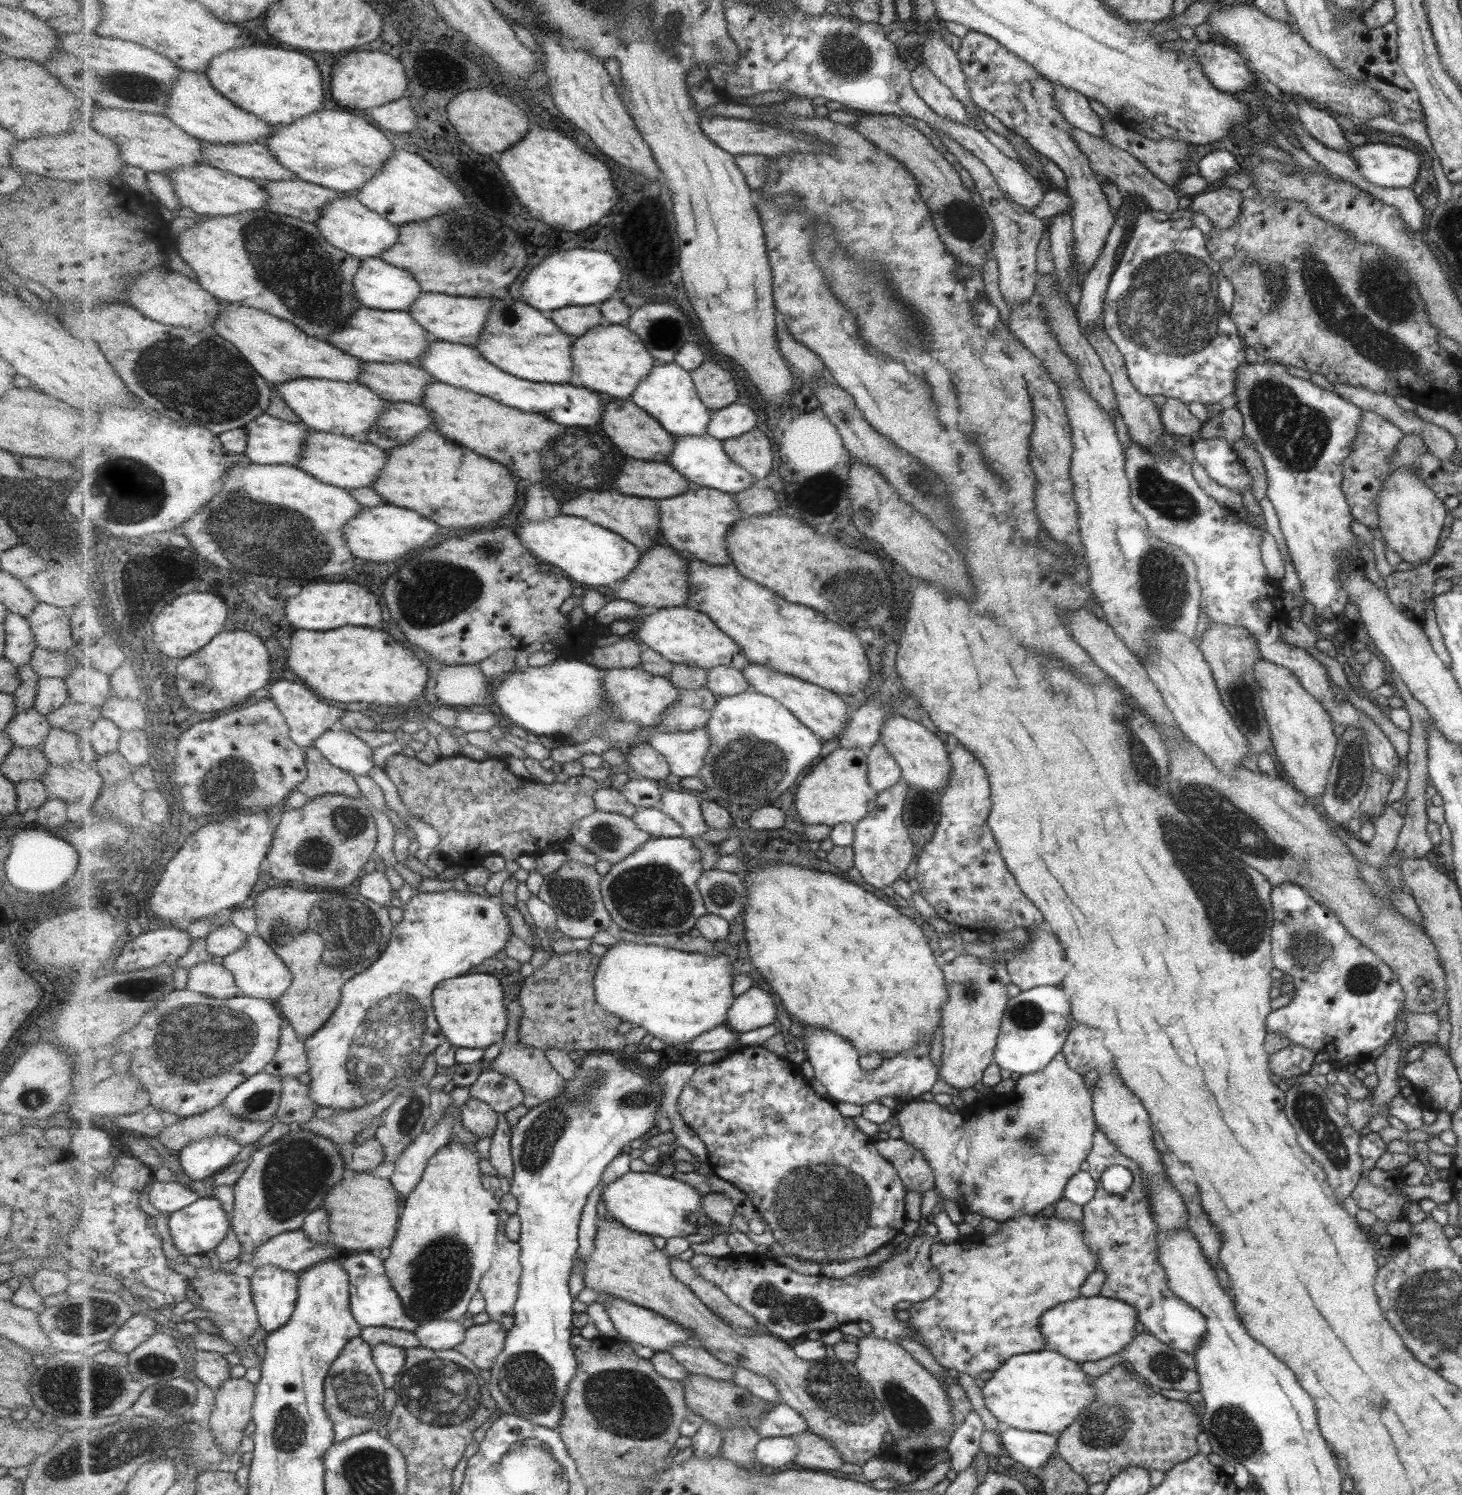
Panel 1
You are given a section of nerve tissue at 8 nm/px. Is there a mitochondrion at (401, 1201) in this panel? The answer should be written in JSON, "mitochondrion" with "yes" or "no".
{"mitochondrion":"no"}

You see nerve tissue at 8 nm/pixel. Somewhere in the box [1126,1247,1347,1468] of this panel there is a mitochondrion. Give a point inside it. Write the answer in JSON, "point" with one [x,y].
{"point":[1233,1430]}

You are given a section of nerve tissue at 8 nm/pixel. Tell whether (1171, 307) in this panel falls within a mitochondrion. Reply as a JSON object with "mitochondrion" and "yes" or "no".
{"mitochondrion":"yes"}

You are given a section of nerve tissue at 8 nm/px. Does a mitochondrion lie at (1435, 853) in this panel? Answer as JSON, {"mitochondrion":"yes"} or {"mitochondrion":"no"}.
{"mitochondrion":"no"}

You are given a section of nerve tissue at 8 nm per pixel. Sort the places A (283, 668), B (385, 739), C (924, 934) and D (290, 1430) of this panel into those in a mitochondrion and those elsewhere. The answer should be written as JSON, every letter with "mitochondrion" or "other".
{"A":"other","B":"other","C":"other","D":"mitochondrion"}

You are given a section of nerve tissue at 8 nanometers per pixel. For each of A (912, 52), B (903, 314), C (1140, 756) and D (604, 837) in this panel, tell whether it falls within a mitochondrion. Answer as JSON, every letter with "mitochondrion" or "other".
{"A":"other","B":"mitochondrion","C":"mitochondrion","D":"mitochondrion"}

